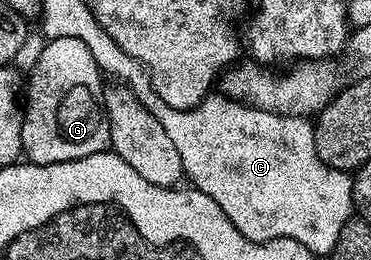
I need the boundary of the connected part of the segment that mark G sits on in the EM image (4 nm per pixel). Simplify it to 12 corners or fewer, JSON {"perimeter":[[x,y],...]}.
{"perimeter":[[51,38],[28,71],[22,152],[37,166],[110,145],[104,75]]}

